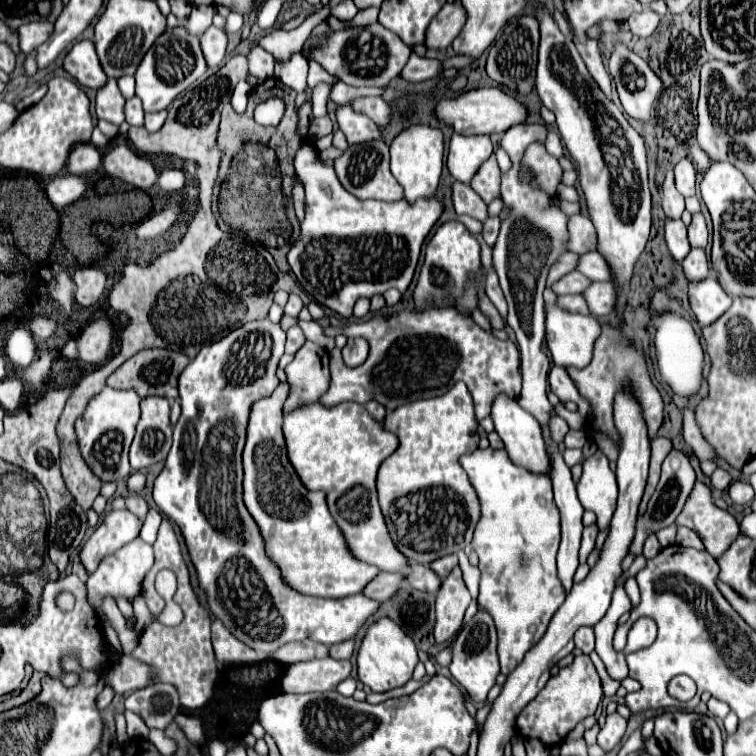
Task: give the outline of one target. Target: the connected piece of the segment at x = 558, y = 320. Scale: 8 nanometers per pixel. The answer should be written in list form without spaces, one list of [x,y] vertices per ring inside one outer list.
[[[546,287],[544,291],[544,301],[548,307],[546,313],[546,343],[552,355],[554,365],[560,367],[586,367],[592,359],[592,349],[594,349],[594,341],[600,337],[600,323],[594,317],[582,317],[576,313],[568,313],[562,311],[554,305],[554,291],[550,291],[550,287]]]

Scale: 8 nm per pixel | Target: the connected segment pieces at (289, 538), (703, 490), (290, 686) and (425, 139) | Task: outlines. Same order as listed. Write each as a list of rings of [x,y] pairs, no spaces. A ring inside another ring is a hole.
[[[280,383],[270,397],[252,405],[242,453],[244,505],[260,529],[268,559],[278,565],[288,587],[302,595],[332,599],[362,593],[366,583],[372,581],[380,569],[358,561],[348,551],[338,525],[328,513],[326,495],[322,491],[308,491],[294,473],[282,437],[282,407],[288,391],[288,383]]]
[[[698,481],[698,483],[694,485],[694,489],[692,489],[692,493],[690,493],[690,497],[688,497],[688,501],[686,501],[682,513],[678,515],[676,523],[670,525],[670,527],[666,527],[666,529],[660,529],[660,531],[656,533],[656,537],[658,537],[658,541],[660,541],[660,547],[666,547],[666,545],[672,545],[672,543],[674,543],[676,525],[686,525],[686,527],[694,529],[694,531],[700,535],[700,539],[702,539],[704,547],[708,549],[708,553],[710,553],[712,557],[716,557],[716,559],[730,547],[730,543],[732,543],[732,541],[738,537],[738,533],[740,533],[736,519],[734,519],[728,511],[722,511],[722,509],[718,509],[718,507],[712,503],[710,489],[708,489],[708,485],[704,485],[702,481]]]
[[[330,657],[294,663],[280,679],[282,693],[308,693],[332,691],[340,681],[350,677],[350,661],[336,661]]]
[[[412,125],[410,129],[402,131],[390,145],[390,169],[396,181],[404,189],[404,199],[414,203],[418,199],[430,199],[436,195],[440,173],[442,173],[442,153],[444,153],[444,139],[440,129],[432,129],[430,125]]]

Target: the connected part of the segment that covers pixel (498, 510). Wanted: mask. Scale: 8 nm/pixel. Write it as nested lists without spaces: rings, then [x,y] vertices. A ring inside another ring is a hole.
[[[476,449],[468,455],[462,455],[460,465],[466,471],[472,487],[476,489],[482,509],[472,537],[472,547],[478,553],[478,569],[482,573],[478,603],[494,617],[498,629],[500,671],[508,675],[522,663],[526,651],[542,639],[552,615],[566,599],[566,591],[556,575],[556,551],[560,545],[560,511],[554,503],[552,483],[548,475],[532,473],[528,469],[522,469],[520,465],[514,465],[504,449]]]

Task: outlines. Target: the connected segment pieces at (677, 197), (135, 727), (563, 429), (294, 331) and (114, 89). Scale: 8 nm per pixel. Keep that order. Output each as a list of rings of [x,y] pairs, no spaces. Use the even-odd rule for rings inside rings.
[[[672,171],[666,173],[664,185],[662,185],[662,207],[664,207],[664,213],[668,219],[680,219],[680,215],[684,211],[684,197],[674,187]]]
[[[126,711],[126,721],[128,721],[128,737],[148,737],[148,727],[136,713]]]
[[[554,417],[554,419],[550,421],[550,429],[552,429],[552,439],[554,439],[556,443],[562,443],[564,435],[568,433],[568,423],[566,423],[564,419],[560,419],[560,417]]]
[[[290,327],[288,329],[288,339],[286,339],[286,353],[294,355],[302,345],[304,345],[304,333],[300,327]]]
[[[108,79],[104,87],[96,91],[96,117],[106,119],[114,125],[124,121],[124,97],[118,89],[116,79]]]

